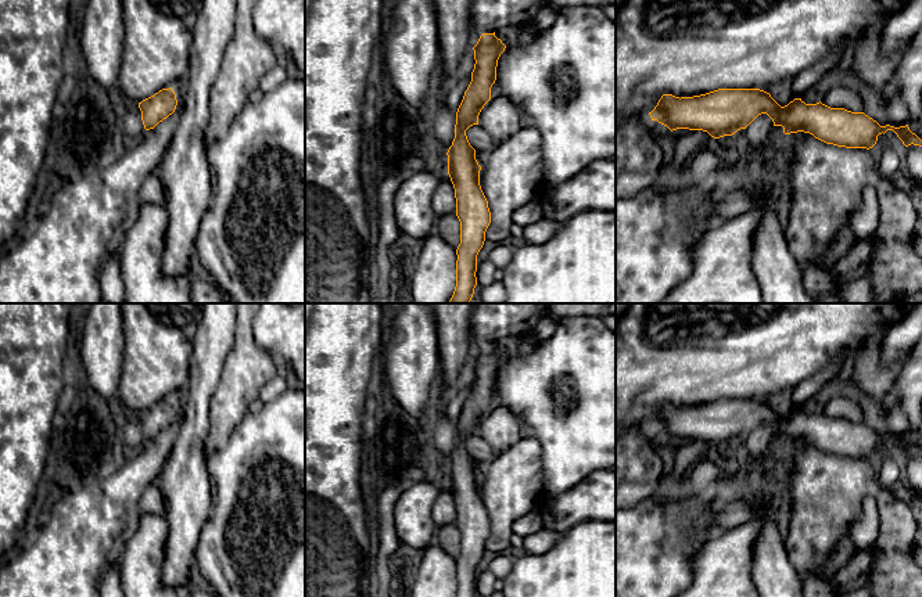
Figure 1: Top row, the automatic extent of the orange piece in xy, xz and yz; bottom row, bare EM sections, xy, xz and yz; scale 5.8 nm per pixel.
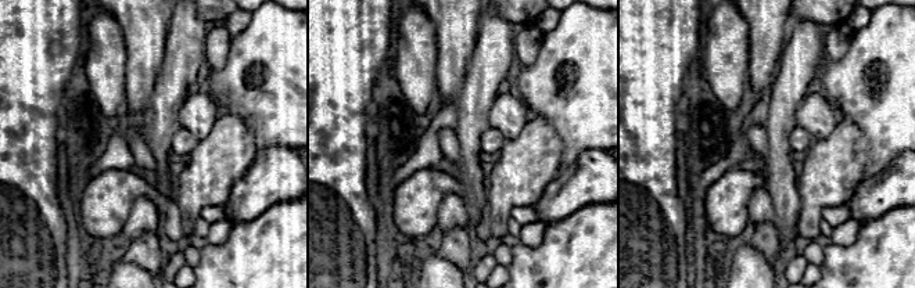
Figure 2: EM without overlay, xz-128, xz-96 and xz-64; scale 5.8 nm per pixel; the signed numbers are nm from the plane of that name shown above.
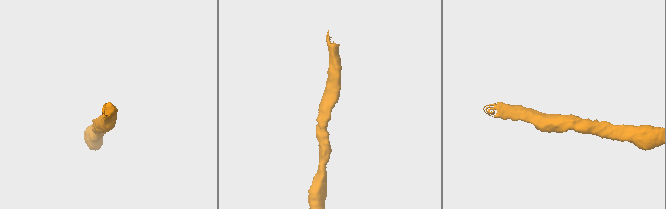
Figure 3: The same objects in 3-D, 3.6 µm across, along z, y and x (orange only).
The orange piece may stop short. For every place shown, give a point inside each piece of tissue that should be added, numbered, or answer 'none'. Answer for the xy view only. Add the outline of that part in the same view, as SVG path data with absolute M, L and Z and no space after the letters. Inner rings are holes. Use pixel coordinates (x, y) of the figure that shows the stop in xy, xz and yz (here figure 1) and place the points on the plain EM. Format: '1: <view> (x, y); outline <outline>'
none

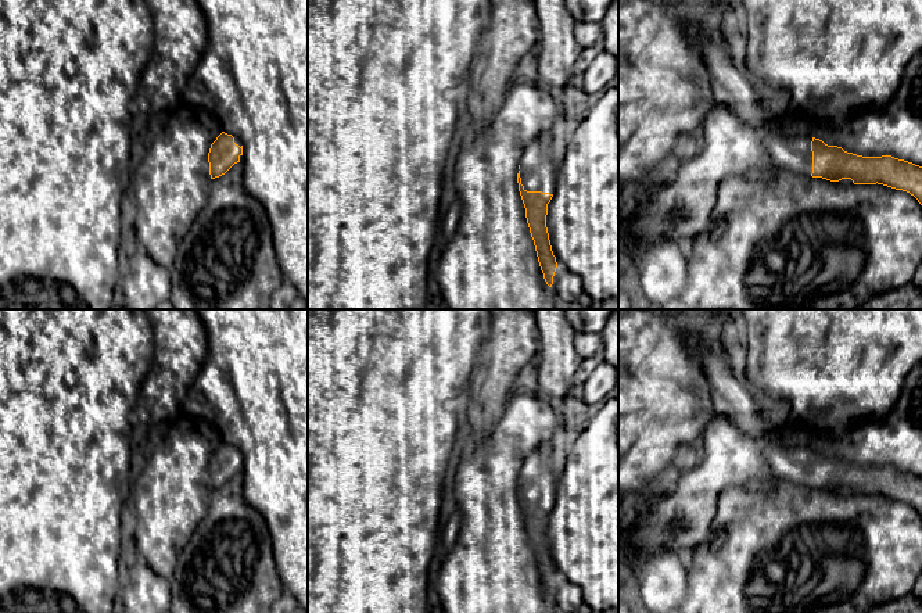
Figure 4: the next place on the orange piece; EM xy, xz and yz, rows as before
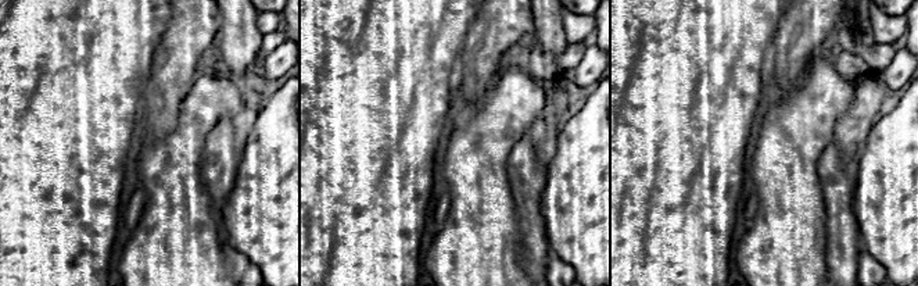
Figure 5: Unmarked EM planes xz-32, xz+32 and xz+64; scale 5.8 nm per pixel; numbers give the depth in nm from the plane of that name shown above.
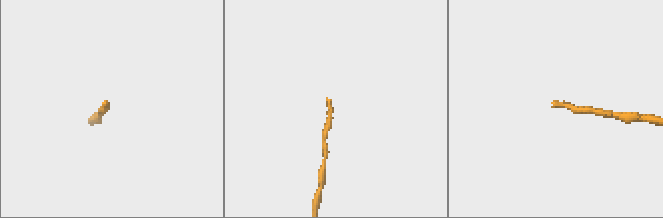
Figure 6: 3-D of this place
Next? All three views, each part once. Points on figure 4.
1: xz (538, 476); outline M545 440L528 455L520 472L519 481L524 501L553 505L559 472L559 452L549 454Z

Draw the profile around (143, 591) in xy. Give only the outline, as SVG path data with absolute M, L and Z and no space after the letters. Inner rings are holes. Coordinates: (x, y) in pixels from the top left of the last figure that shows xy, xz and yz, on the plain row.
M139 555L123 567L118 606L121 613L164 613L171 610L169 580L157 574Z

